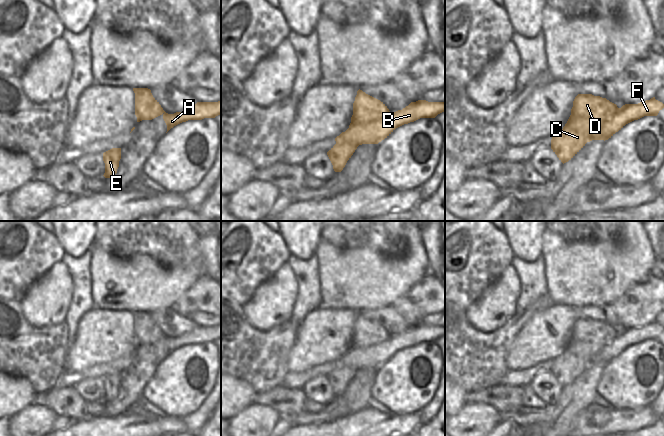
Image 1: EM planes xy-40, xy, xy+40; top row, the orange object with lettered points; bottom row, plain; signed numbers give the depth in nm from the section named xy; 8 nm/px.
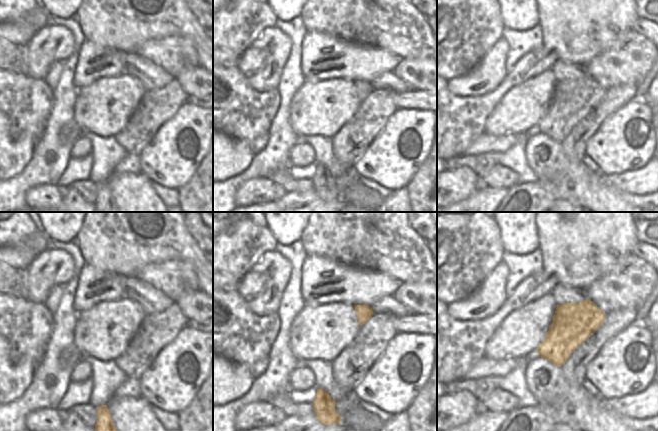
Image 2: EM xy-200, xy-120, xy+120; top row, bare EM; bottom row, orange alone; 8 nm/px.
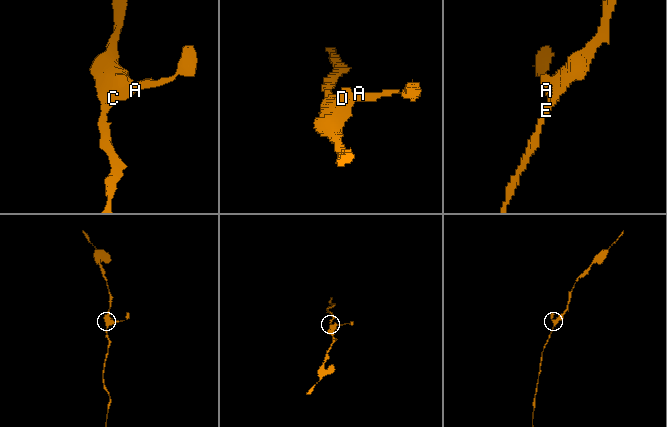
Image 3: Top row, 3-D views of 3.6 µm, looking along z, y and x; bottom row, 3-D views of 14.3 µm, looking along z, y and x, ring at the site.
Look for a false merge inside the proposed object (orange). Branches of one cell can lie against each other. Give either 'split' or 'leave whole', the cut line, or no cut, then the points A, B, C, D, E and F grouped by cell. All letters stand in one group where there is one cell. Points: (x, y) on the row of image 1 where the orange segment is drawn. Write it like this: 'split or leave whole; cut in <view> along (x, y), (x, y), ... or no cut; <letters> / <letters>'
split; cut in xy along (391, 112), (375, 121), (361, 125), (352, 125), (342, 138); A B F / C D E

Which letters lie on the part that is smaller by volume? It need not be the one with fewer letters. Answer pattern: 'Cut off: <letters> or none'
Cut off: A, B, F

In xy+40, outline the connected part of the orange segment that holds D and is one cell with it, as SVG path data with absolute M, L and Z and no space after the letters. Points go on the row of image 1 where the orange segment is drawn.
M578 94L567 123L552 136L551 149L563 164L568 162L585 146L589 137L619 110L606 98Z

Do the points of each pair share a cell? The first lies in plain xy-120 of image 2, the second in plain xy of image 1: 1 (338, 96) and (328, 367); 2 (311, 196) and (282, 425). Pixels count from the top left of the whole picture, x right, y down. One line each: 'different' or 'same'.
1: different
2: different

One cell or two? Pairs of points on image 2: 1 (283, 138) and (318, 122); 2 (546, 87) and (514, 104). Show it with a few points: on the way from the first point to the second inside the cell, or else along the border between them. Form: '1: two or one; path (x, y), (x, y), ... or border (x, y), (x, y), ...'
1: two; border (290, 109), (290, 127), (299, 136)
2: one; path (538, 91), (525, 104), (522, 104)

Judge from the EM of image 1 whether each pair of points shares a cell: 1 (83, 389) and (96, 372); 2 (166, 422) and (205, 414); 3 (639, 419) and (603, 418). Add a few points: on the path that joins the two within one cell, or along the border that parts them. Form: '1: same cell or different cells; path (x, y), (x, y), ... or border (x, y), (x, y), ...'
1: different cells; border (102, 377), (88, 377), (74, 385)
2: different cells; border (182, 418), (185, 425)
3: same cell; path (630, 419), (612, 419)

